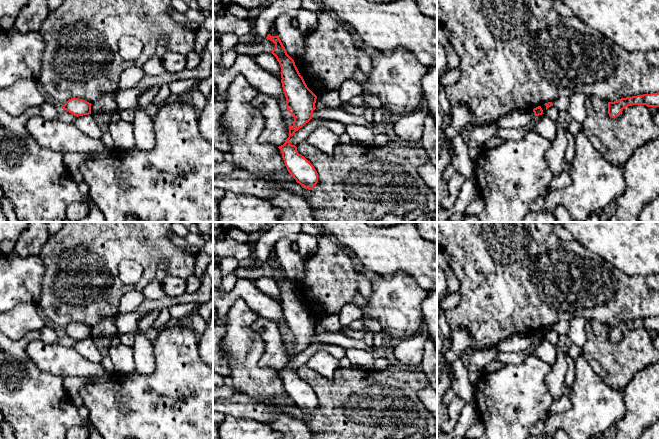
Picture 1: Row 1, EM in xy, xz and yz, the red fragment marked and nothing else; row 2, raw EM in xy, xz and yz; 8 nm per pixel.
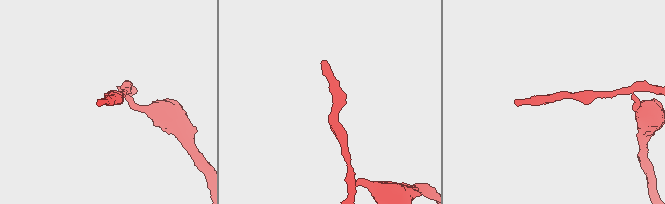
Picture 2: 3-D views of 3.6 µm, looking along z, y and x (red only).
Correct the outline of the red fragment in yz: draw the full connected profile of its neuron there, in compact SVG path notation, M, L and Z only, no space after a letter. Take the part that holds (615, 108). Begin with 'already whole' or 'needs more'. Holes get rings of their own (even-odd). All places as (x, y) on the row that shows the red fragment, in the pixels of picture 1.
already whole | M659 92L621 98L618 101L608 102L608 114L616 118L623 109L632 105L646 105L647 107L659 107Z

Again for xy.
already whole | M71 98L62 106L62 109L79 117L91 114L91 105L83 99Z

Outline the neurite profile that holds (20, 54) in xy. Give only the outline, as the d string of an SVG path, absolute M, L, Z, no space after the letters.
M12 28L0 29L0 89L10 87L20 79L33 79L38 82L44 48L40 31L23 34Z

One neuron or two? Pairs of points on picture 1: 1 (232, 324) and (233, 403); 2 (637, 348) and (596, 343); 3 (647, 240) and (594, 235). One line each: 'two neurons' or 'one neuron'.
1: two neurons
2: one neuron
3: one neuron

